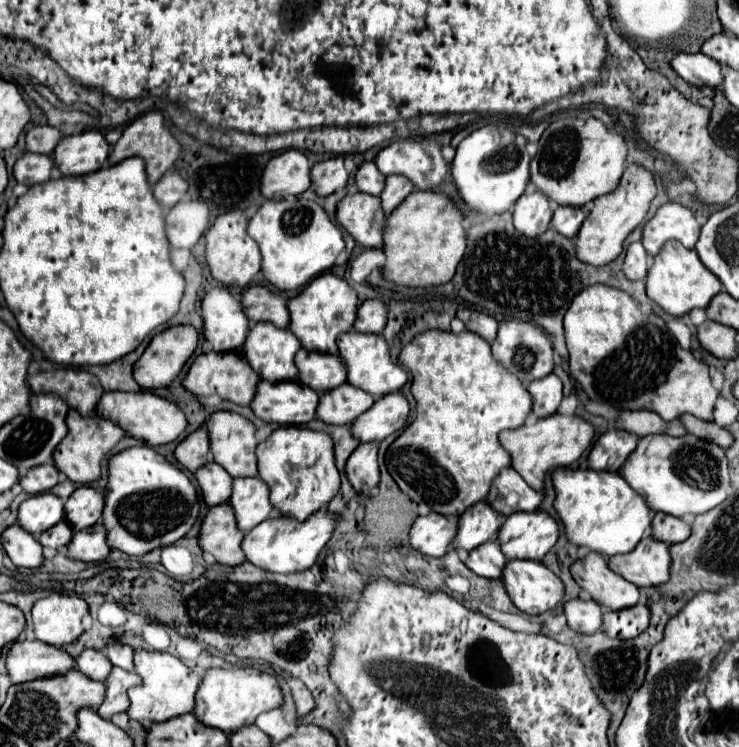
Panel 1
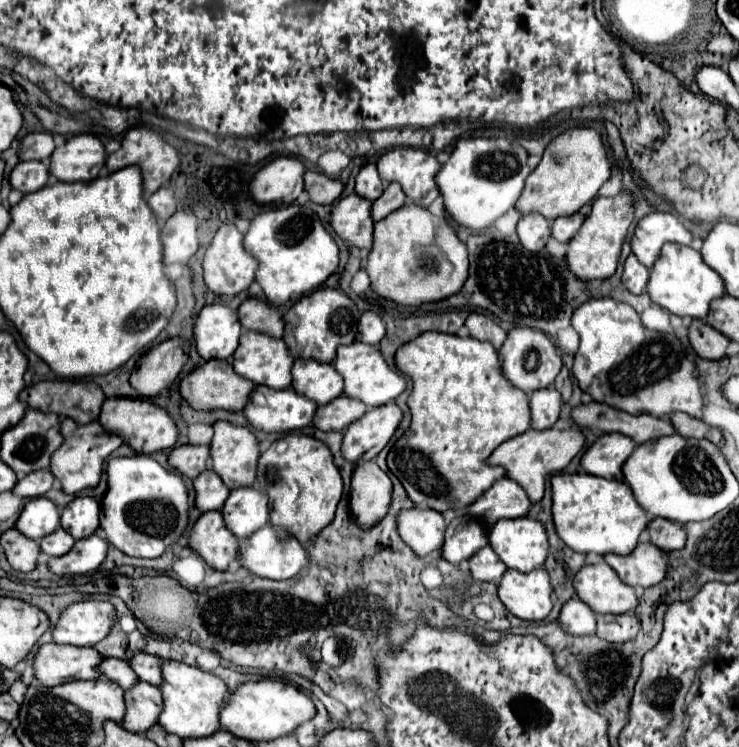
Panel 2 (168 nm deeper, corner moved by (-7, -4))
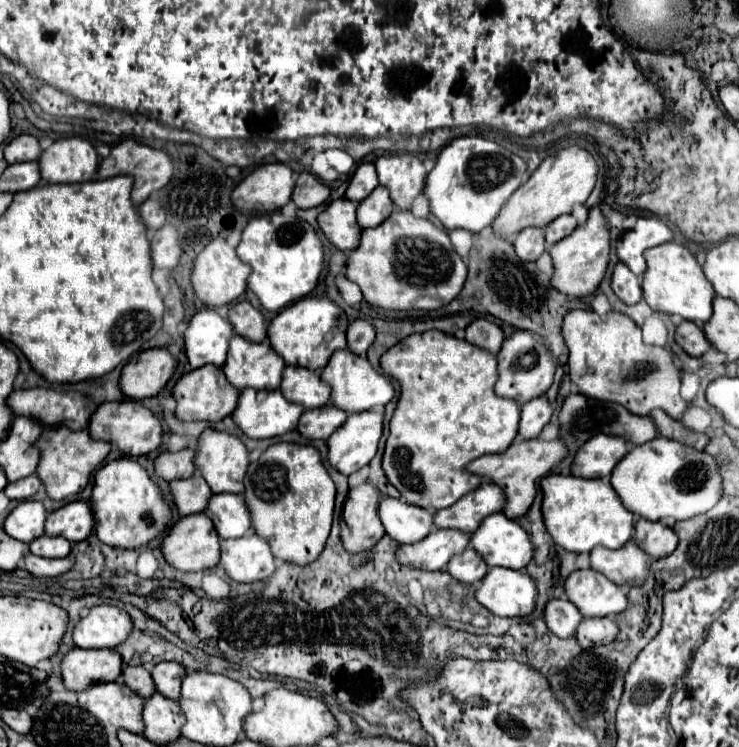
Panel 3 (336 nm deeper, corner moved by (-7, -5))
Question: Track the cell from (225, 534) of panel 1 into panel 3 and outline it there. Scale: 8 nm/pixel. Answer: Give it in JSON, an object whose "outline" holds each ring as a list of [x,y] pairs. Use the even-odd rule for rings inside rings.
{"outline":[[[205,513],[187,515],[163,539],[167,563],[181,571],[203,571],[219,565],[219,535]]]}

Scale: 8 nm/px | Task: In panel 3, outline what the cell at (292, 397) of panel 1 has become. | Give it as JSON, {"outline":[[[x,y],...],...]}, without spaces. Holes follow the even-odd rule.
{"outline":[[[243,389],[239,407],[233,411],[233,421],[247,437],[269,439],[293,431],[303,411],[303,405],[287,401],[279,389]]]}

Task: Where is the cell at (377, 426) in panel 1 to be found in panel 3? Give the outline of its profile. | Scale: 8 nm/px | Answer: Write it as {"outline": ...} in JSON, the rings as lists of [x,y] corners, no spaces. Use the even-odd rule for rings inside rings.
{"outline":[[[361,411],[349,415],[347,421],[327,439],[331,465],[343,475],[351,475],[369,465],[377,455],[381,435],[383,411]]]}

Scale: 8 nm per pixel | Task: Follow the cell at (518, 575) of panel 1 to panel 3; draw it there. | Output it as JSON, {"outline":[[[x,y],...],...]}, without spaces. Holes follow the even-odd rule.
{"outline":[[[493,567],[481,581],[475,597],[499,617],[527,617],[537,605],[537,583],[525,571]]]}

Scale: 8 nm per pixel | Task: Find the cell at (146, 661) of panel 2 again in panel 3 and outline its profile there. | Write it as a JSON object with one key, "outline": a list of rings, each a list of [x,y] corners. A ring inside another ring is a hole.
{"outline":[[[161,661],[151,669],[151,677],[155,681],[155,689],[169,697],[169,699],[179,699],[179,685],[181,685],[181,675],[185,667],[181,667],[175,661]]]}

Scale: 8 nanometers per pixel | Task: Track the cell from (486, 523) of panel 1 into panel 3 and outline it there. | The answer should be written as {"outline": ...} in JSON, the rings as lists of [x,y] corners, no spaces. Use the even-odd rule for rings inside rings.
{"outline":[[[437,529],[415,545],[401,545],[397,559],[419,569],[447,569],[447,561],[451,561],[455,553],[463,553],[469,543],[469,533],[463,533],[459,529]]]}

